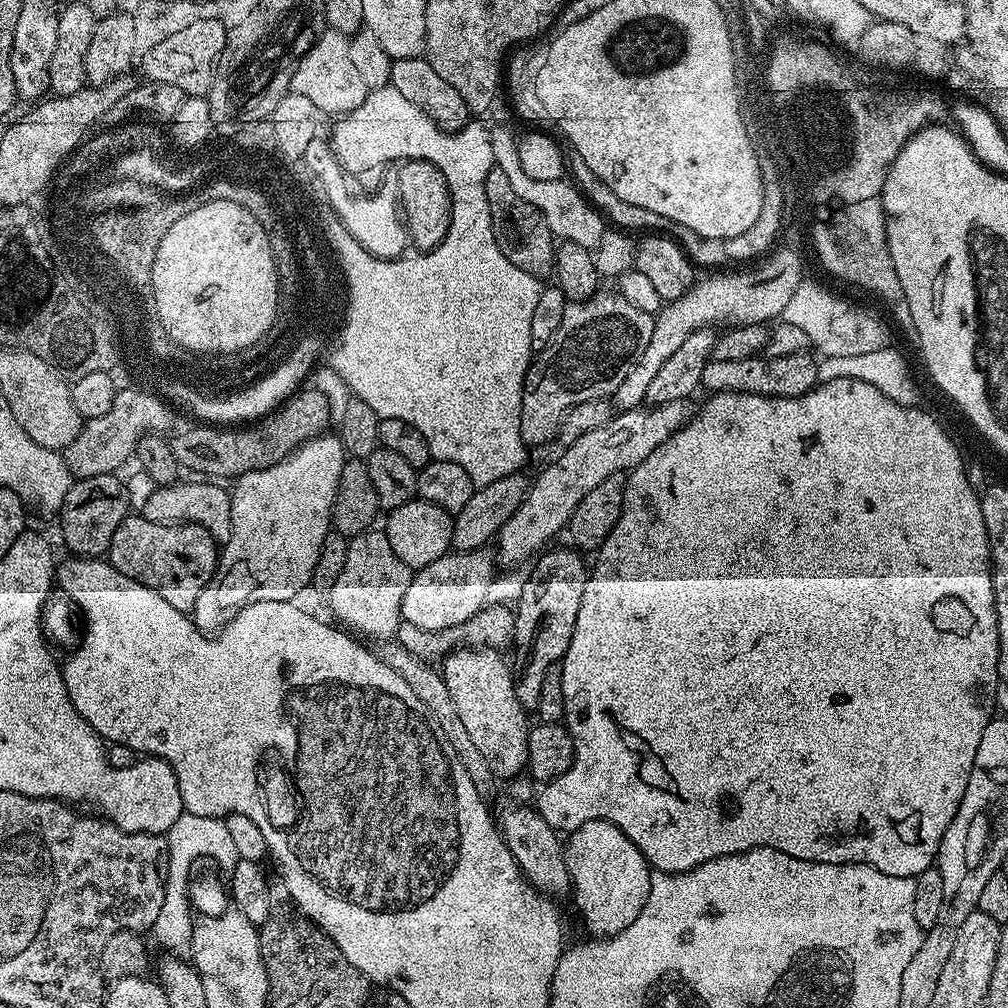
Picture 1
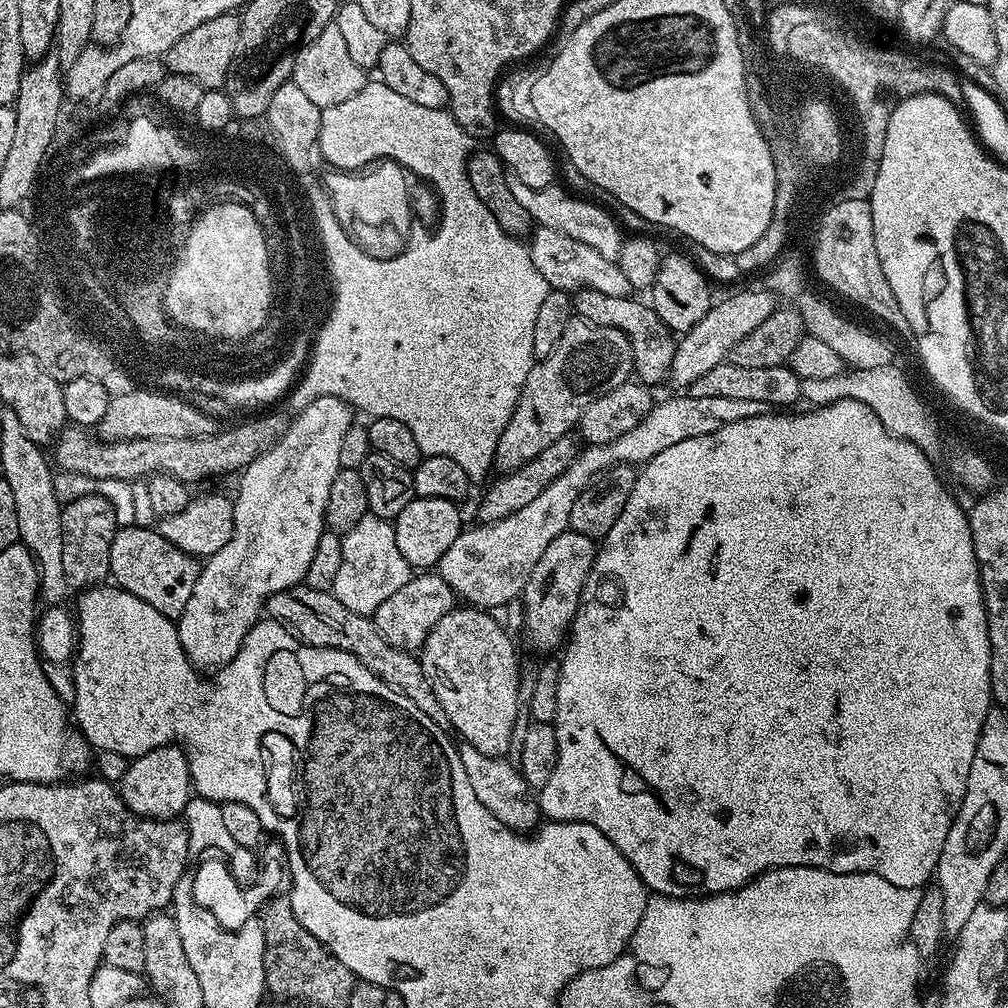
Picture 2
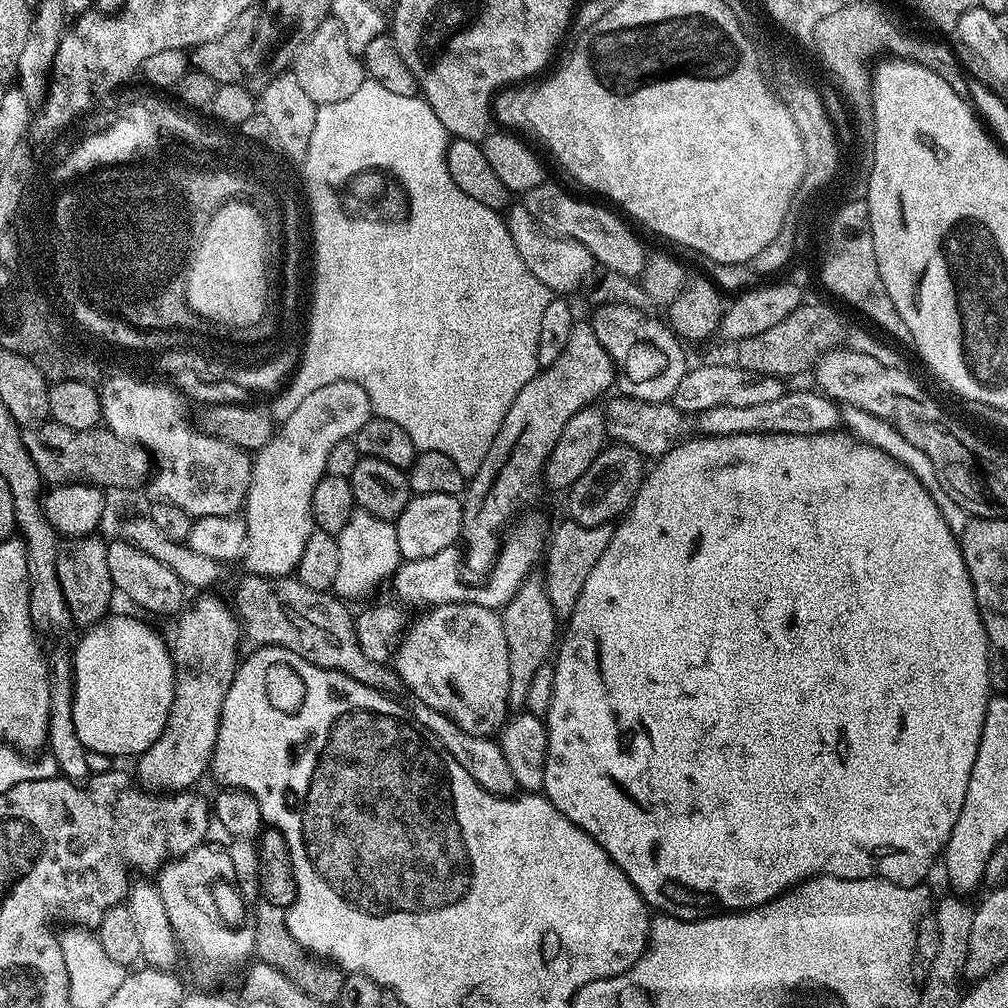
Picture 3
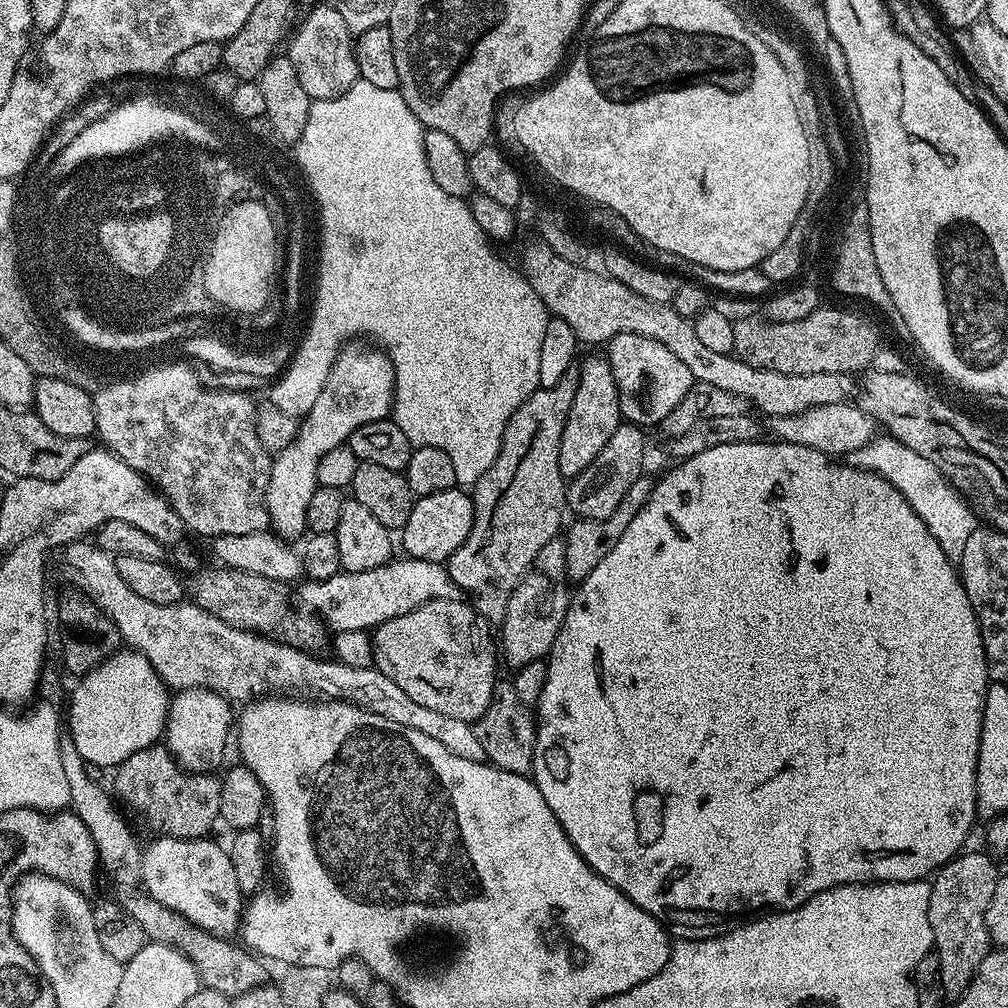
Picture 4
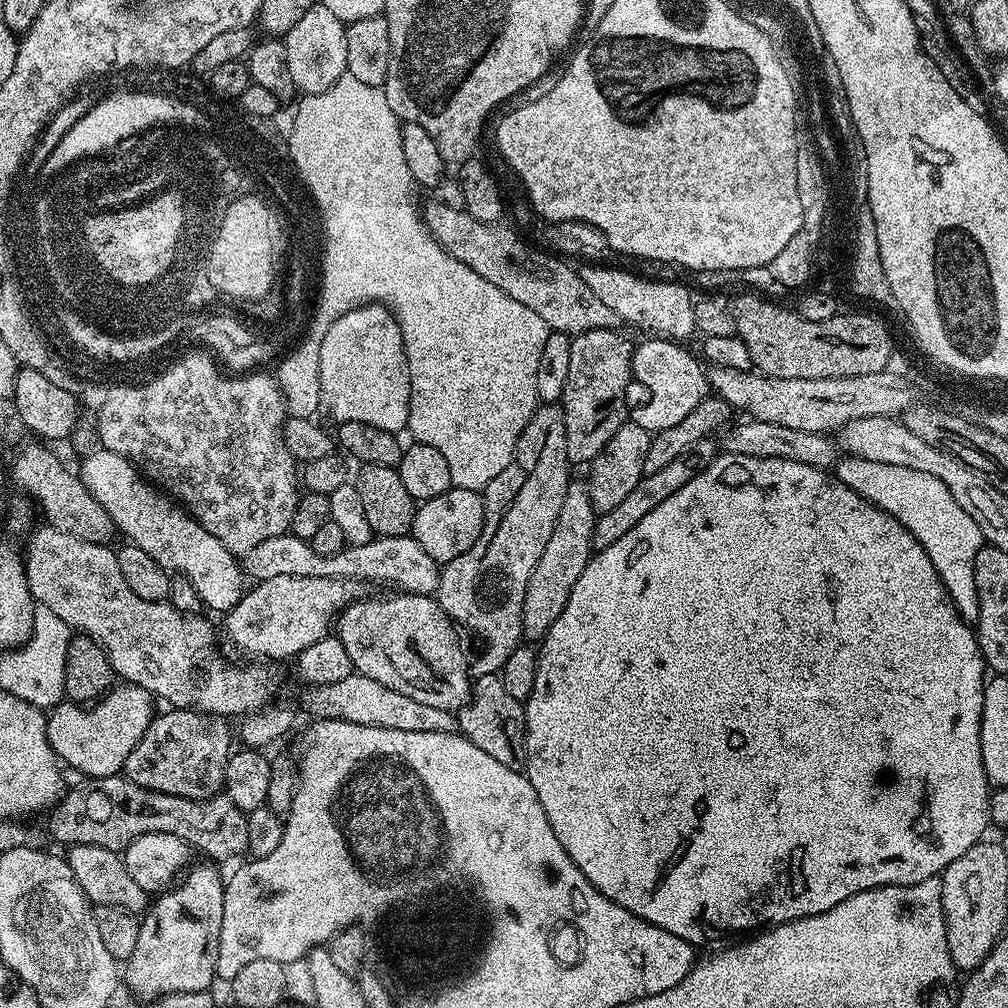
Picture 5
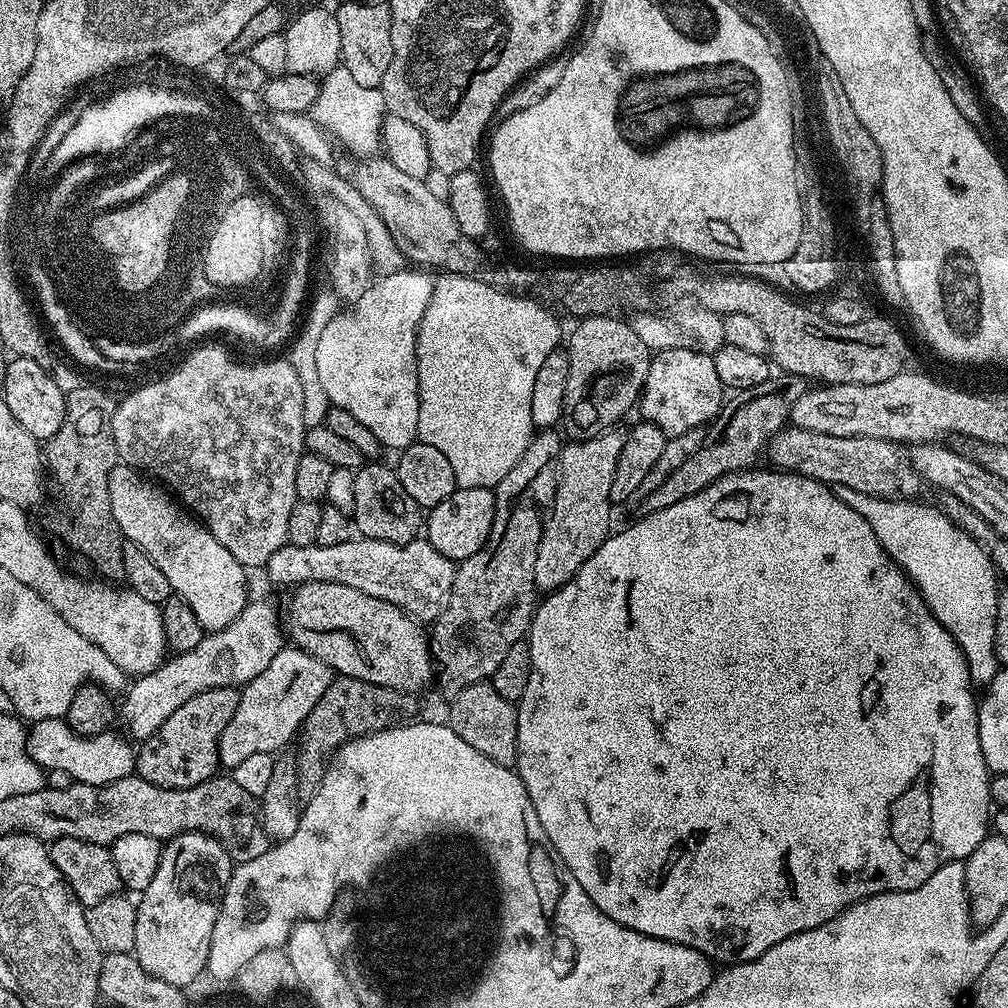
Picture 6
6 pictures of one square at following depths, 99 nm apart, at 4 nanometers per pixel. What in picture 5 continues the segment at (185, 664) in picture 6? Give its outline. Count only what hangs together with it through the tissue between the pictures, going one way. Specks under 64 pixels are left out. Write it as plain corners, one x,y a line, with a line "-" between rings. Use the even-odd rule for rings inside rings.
278,574
278,578
266,578
253,583
243,593
240,601
226,612
223,617
224,628
228,636
248,655
248,658
263,658
265,661
284,660
299,656
306,646
314,646
322,637
329,635
334,621
340,613
361,595
361,585
355,580
343,580
333,576
291,576
290,574

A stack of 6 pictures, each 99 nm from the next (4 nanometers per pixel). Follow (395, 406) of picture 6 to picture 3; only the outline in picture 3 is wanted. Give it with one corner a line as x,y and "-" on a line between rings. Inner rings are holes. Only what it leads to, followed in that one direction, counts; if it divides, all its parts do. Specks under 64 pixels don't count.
339,380
338,382
330,382
330,386
322,386
322,390
314,390
314,394
309,394
302,403
299,404
298,410
294,410
294,414
290,414
290,418
286,418
279,425
278,431
273,436
265,448
257,451
254,456
252,465
252,481
250,482
250,490
246,507
243,509
242,516
248,525
248,553
244,556
243,567
248,567
247,571
254,576
292,576
298,566
298,560
302,558
302,550
306,550
306,540
310,538
310,534
314,531
314,521
312,518
312,499
314,498
314,490
318,486
318,482
327,473
327,459
330,452
334,450
343,440
351,440
357,434
358,430
362,430
362,426
366,426
366,422
372,419
374,413
372,403
368,397
368,392
358,386
358,382
350,382
349,380

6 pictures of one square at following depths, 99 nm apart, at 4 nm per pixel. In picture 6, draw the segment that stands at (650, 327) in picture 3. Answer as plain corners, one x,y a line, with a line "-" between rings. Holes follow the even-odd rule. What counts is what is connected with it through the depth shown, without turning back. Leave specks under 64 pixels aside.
671,348
653,355
638,400
638,412
640,408
639,415
643,419
658,425
665,436
671,438
686,434
688,430
708,426
716,415
721,415
720,403
723,402
724,395
724,383
718,378
718,370
714,370
714,362
709,353

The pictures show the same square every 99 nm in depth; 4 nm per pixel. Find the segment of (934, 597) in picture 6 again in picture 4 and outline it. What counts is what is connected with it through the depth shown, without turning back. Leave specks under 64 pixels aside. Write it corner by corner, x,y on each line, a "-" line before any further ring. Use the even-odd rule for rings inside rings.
874,438
857,452
851,452
846,462
851,468
860,468
863,472
873,472
886,478
906,498
906,502
926,522
930,534
938,538
942,550
950,558
959,558
970,534
978,527
978,520
974,513
968,509
968,504
948,485
949,477
941,468
928,463
910,446
891,438

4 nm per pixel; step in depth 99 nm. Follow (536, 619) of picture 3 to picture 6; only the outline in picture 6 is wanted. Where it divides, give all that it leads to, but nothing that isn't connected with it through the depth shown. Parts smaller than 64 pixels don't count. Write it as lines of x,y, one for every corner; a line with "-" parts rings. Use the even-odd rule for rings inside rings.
609,430
606,432
599,432
597,436
590,436
587,438
576,438
573,444
565,443
560,450
560,463
558,465
558,479
556,482
556,493
552,499
550,507
547,509
544,518
544,529
542,530
542,538
538,542
538,558
534,558
534,582
536,583
537,589
541,593
547,594
560,588
566,582
570,582
570,578
574,578
574,574
580,569
588,559
593,556
598,550
598,546
602,546
602,542
607,540
610,535
610,529
613,527
612,524
612,507
614,507
614,501
610,494
610,486
614,482
614,470
618,466
618,458
620,457
620,451
624,445
625,433
620,430

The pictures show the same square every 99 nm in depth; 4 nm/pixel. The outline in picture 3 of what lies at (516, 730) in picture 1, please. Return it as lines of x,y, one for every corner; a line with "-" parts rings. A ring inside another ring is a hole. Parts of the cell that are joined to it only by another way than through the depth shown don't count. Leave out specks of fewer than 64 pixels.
438,604
427,609
416,624
409,623
394,648
394,667
401,683
421,704
450,718
462,730
475,736
491,737
504,727
510,715
510,654
506,650
504,617
497,609
477,604

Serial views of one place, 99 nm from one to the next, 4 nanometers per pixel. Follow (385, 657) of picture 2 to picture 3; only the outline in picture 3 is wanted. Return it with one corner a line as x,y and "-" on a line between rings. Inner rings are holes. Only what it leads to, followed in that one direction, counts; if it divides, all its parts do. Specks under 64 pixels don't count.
248,574
245,577
245,580
240,584
240,589
236,592
234,611
239,619
243,635
247,639
249,636
254,642
253,645
273,644
289,648
294,650
294,654
298,654
318,666
345,672
347,676
354,677
358,682
371,688
378,688
386,694
395,693
395,688
401,687
402,683
399,676
396,675
395,667
379,664
374,658
366,656
366,650
362,650
356,637
353,613
351,611
348,613
349,605
343,599
337,598
331,591
310,590
306,586
302,586
302,582
292,576
274,577

